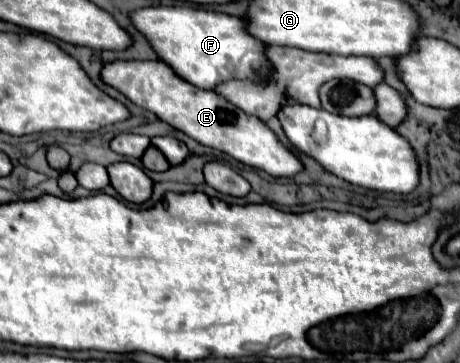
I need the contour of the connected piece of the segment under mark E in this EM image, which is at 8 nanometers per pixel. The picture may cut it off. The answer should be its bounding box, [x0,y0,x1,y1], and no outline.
[102,60,304,176]

